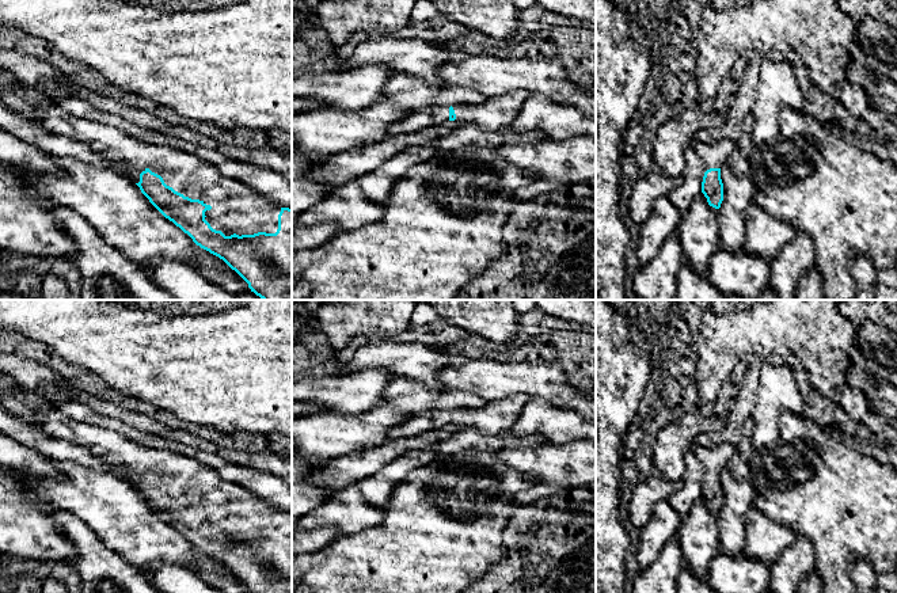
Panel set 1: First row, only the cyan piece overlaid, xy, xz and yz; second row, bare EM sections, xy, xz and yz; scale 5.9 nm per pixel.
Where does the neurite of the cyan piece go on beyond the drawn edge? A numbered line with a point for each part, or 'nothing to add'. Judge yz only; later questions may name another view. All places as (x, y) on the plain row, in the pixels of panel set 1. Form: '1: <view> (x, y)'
1: yz (714, 459)

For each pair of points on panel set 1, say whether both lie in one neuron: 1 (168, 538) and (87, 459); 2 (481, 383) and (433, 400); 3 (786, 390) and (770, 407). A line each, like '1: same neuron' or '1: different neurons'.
1: different neurons
2: different neurons
3: same neuron

